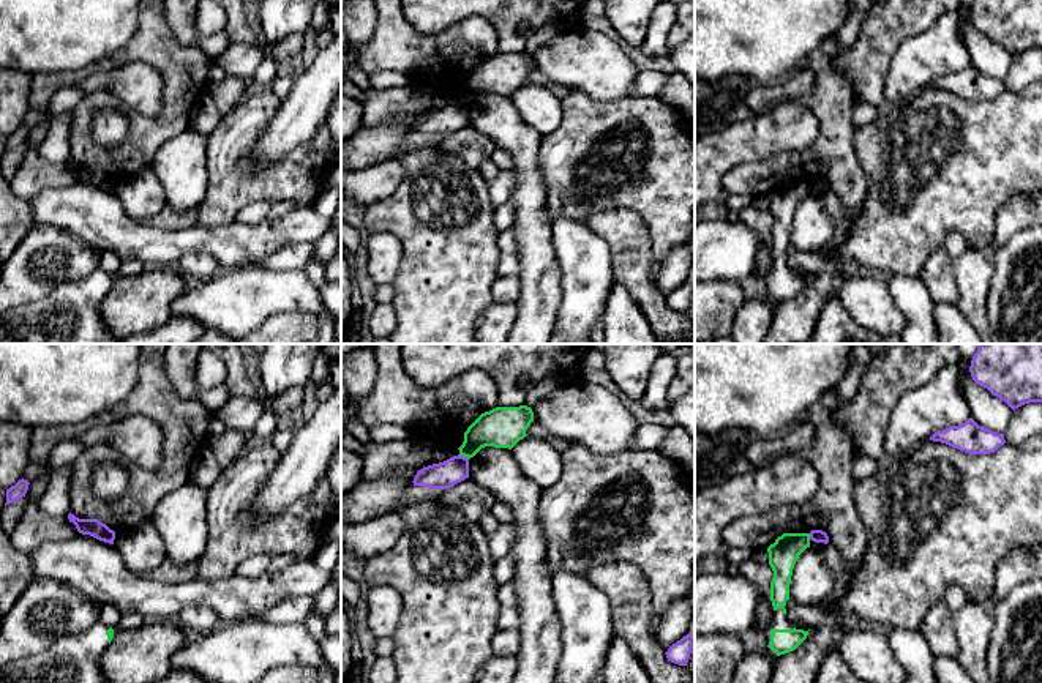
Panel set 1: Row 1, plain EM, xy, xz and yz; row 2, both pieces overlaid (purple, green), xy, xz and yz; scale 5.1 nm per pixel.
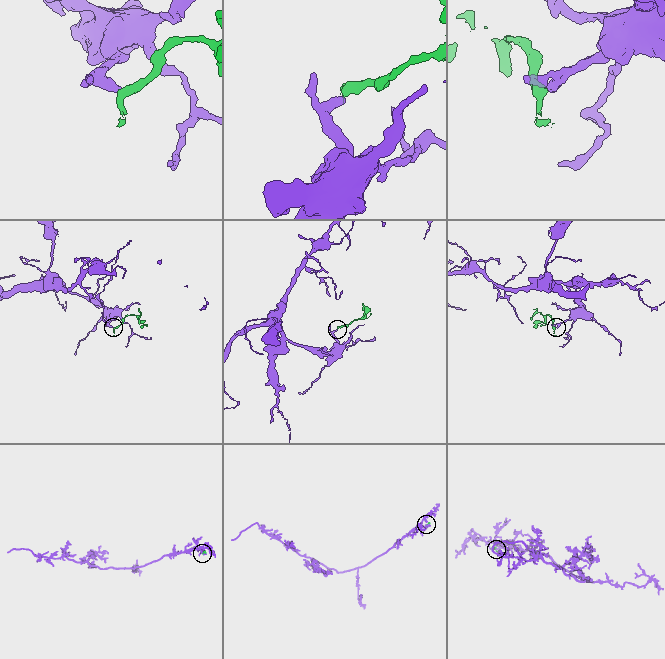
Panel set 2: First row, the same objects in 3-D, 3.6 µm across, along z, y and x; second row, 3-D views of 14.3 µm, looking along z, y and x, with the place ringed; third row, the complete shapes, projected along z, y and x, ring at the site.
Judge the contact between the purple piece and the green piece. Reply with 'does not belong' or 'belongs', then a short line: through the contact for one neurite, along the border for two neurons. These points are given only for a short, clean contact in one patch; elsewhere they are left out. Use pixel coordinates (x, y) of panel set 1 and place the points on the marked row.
does not belong | xz (460, 453), (468, 459)

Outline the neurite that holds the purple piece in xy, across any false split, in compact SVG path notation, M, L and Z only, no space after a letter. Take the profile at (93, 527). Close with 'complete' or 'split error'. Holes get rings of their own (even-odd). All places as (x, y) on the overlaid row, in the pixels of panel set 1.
M68 514L69 522L73 522L79 533L90 535L99 541L114 544L115 532L98 519L79 519L74 514Z; complete

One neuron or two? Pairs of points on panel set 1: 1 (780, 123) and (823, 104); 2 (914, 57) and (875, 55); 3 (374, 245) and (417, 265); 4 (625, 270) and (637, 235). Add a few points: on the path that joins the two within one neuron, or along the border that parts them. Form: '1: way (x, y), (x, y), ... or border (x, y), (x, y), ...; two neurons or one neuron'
1: border (804, 101), (818, 123), (818, 136), (809, 147); two neurons
2: border (921, 32), (908, 37), (894, 54), (884, 93); two neurons
3: border (376, 231), (401, 243), (390, 284); two neurons
4: way (630, 262), (630, 243); one neuron

